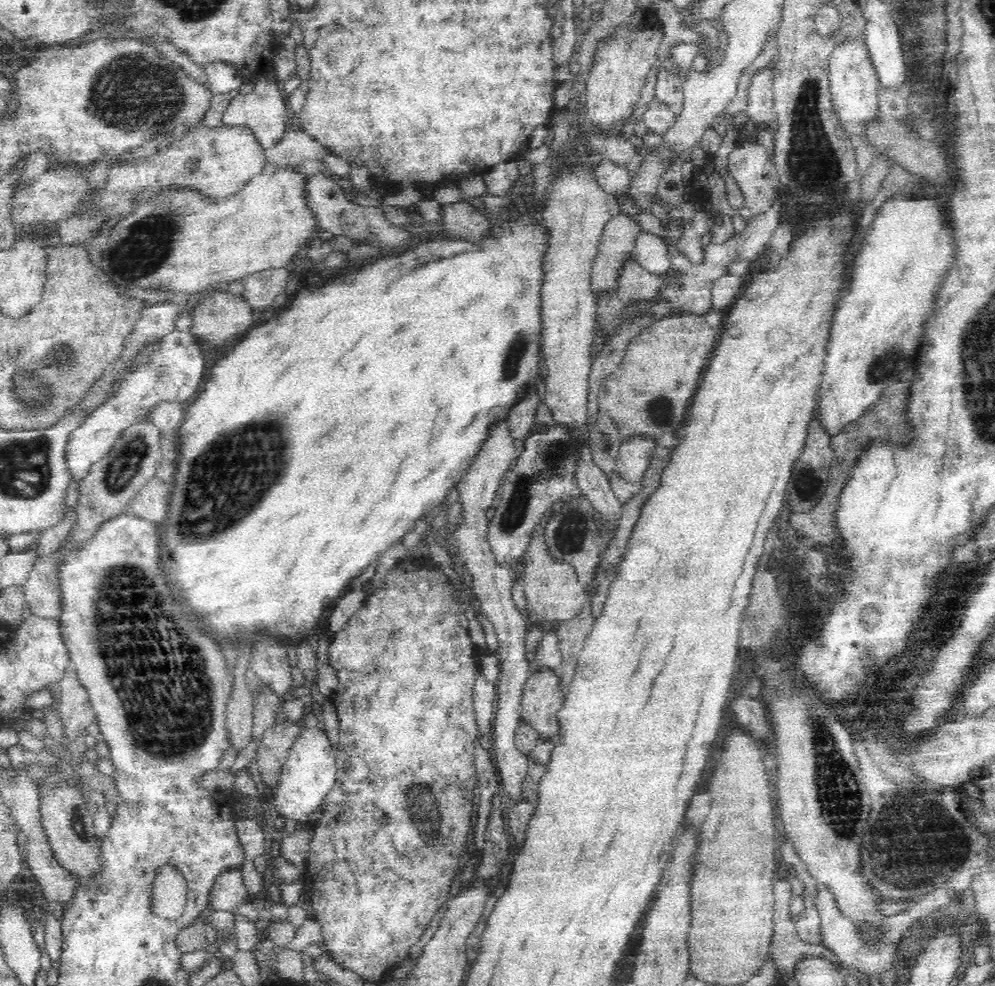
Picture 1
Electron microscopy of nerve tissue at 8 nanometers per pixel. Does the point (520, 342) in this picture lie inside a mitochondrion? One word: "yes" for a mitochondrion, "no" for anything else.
yes

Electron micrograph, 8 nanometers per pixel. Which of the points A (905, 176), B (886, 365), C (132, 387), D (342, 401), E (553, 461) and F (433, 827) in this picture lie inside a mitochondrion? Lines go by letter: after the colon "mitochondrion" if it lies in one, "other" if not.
A: other
B: mitochondrion
C: other
D: other
E: mitochondrion
F: mitochondrion

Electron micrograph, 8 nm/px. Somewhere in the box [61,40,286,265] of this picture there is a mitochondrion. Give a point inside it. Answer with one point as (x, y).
(130, 93)

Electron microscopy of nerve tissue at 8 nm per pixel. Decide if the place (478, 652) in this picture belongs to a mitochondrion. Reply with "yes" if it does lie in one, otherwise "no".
no

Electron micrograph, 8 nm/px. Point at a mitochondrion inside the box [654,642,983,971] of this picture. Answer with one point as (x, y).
(906, 866)

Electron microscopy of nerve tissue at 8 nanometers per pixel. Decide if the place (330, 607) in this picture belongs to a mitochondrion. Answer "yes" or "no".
no

